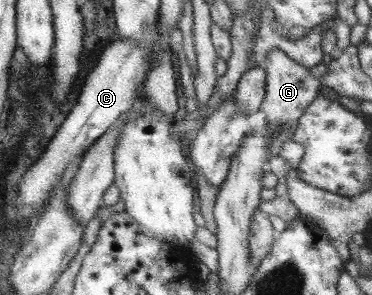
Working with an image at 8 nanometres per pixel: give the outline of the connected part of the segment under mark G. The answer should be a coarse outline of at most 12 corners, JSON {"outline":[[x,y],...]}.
{"outline":[[278,48],[266,54],[268,155],[280,153],[321,84]]}

